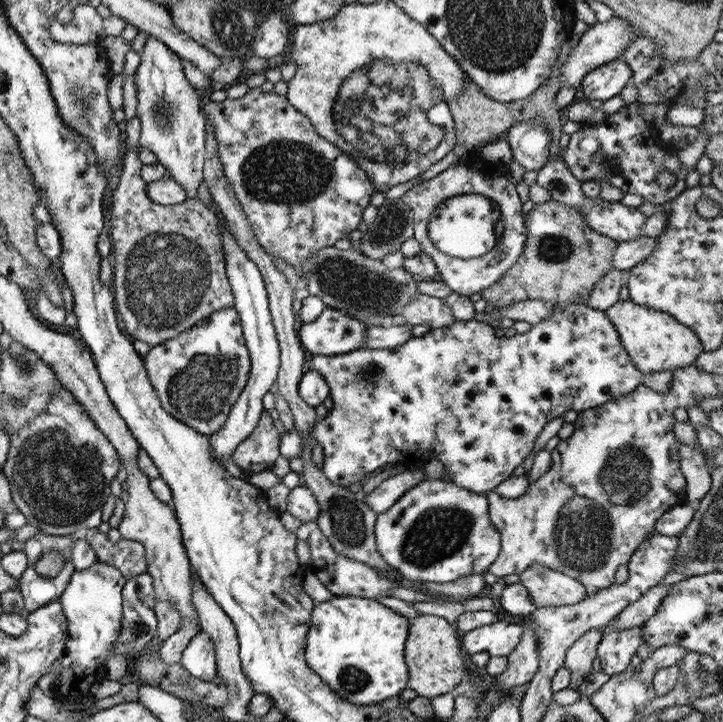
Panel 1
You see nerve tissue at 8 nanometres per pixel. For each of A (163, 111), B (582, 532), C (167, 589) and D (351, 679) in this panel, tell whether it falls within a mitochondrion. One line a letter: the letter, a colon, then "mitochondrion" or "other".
A: mitochondrion
B: mitochondrion
C: other
D: mitochondrion

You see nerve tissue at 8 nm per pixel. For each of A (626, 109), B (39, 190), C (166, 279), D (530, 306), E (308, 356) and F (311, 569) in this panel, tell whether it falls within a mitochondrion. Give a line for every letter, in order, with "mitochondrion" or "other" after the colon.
A: other
B: other
C: mitochondrion
D: other
E: other
F: other

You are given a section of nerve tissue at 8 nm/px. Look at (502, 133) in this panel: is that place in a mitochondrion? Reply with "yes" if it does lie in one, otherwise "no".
no

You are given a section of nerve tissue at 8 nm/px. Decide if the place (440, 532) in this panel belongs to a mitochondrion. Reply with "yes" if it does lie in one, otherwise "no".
yes

